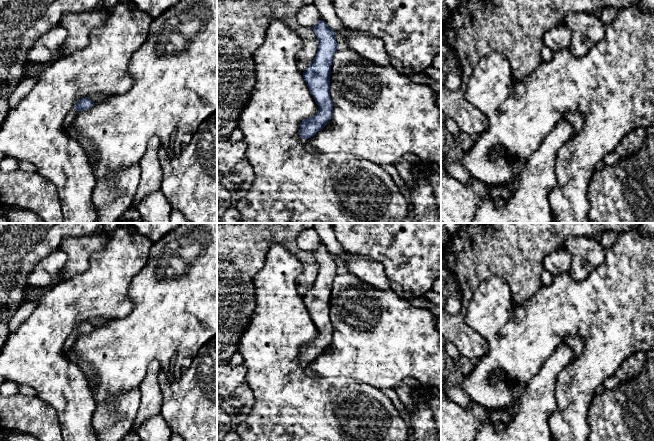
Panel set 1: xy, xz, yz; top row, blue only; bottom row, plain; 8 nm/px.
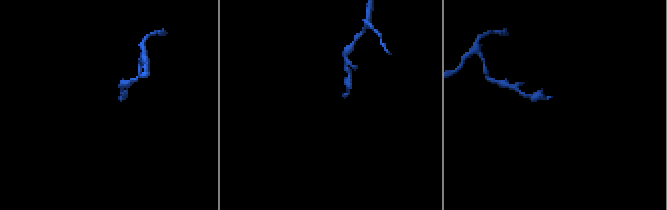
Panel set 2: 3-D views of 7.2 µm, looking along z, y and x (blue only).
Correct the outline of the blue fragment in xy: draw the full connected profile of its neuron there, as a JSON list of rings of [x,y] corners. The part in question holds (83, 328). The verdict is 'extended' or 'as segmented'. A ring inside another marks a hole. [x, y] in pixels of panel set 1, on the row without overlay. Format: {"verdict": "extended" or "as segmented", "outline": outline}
{"verdict": "extended", "outline": [[[88,321],[80,323],[67,337],[63,346],[64,353],[68,353],[73,348],[80,335],[89,334],[94,328],[95,327]]]}

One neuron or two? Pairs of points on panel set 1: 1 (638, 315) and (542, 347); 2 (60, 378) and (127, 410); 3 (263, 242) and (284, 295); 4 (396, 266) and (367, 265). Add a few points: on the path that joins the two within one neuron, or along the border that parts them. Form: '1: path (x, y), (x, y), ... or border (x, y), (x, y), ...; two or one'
1: path (614, 316), (612, 318), (571, 318), (566, 323); one
2: border (97, 405), (92, 418), (93, 428); two
3: border (291, 252), (274, 244), (256, 272); two
4: border (361, 257), (378, 261), (390, 280); two

